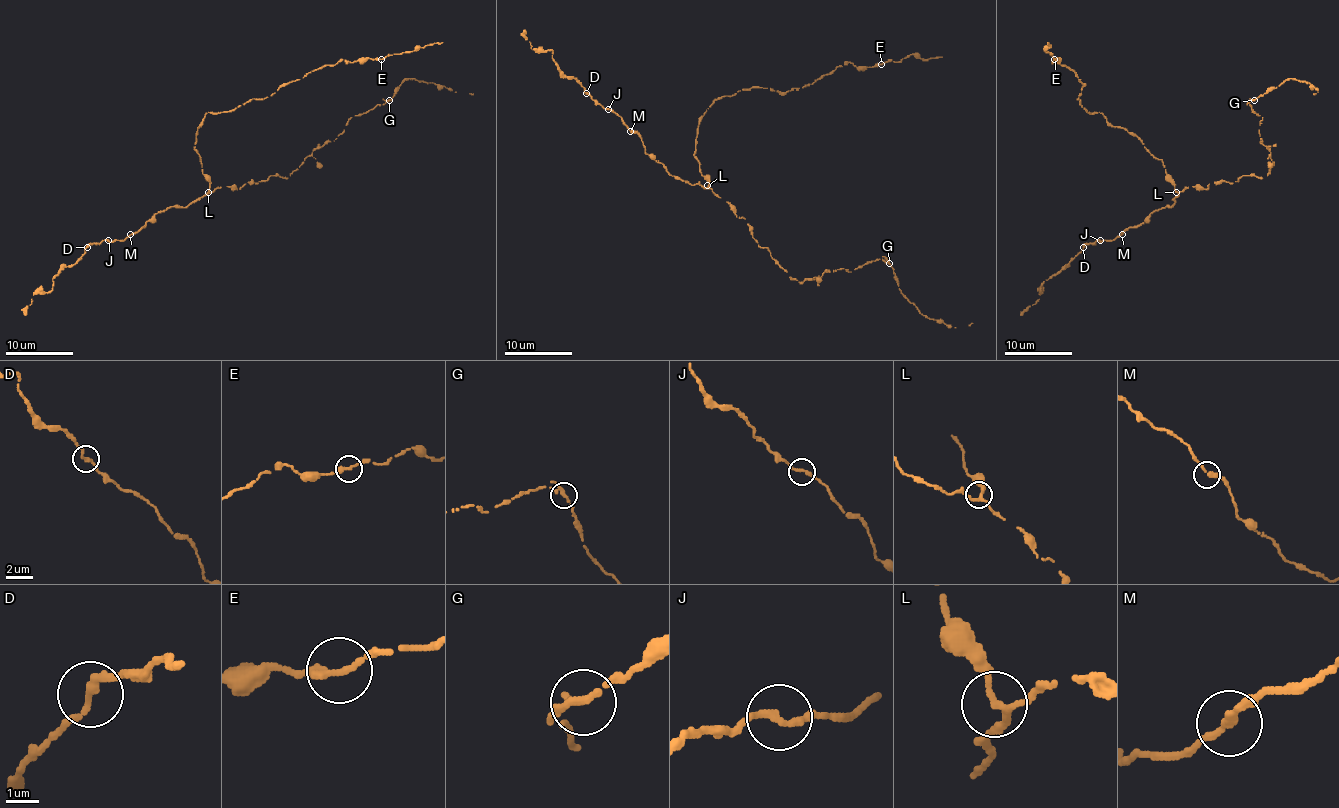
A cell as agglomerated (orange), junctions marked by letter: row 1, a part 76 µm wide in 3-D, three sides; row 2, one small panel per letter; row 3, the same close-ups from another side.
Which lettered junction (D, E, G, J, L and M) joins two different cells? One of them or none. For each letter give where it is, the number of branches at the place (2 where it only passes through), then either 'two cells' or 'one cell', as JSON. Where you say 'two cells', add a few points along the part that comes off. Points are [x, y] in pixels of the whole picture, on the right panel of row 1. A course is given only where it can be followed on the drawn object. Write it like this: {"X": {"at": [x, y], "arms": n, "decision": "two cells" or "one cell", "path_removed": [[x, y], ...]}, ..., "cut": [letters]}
{"D": {"at": [1083, 247], "arms": 2, "decision": "one cell"}, "E": {"at": [1054, 59], "arms": 2, "decision": "one cell"}, "G": {"at": [1254, 100], "arms": 3, "decision": "one cell"}, "J": {"at": [1100, 240], "arms": 2, "decision": "one cell"}, "L": {"at": [1176, 192], "arms": 3, "decision": "one cell"}, "M": {"at": [1122, 234], "arms": 2, "decision": "one cell"}, "cut": []}

